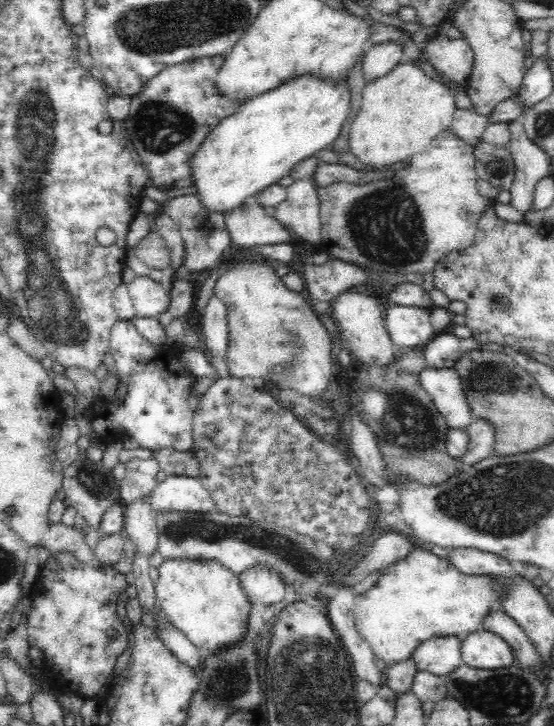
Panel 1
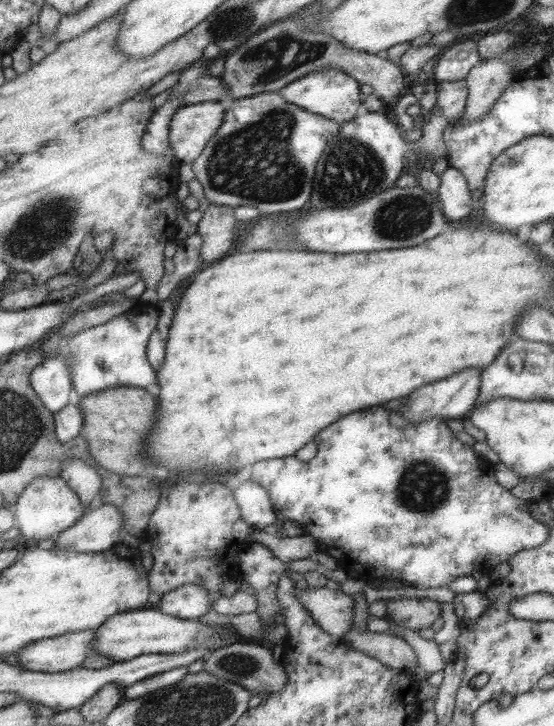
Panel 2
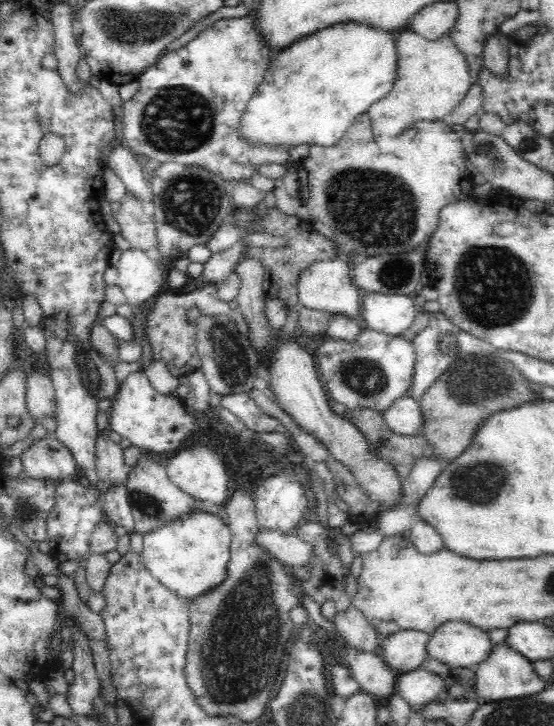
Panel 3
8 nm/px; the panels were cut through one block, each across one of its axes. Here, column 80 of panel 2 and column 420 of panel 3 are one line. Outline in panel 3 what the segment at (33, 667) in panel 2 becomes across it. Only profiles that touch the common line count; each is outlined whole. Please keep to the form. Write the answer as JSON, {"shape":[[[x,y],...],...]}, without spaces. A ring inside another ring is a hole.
{"shape":[[[404,628],[404,630],[396,630],[396,632],[390,633],[386,639],[382,639],[378,648],[378,654],[385,664],[397,673],[405,673],[420,667],[420,662],[427,657],[426,644],[430,639],[430,633],[410,628]]]}

